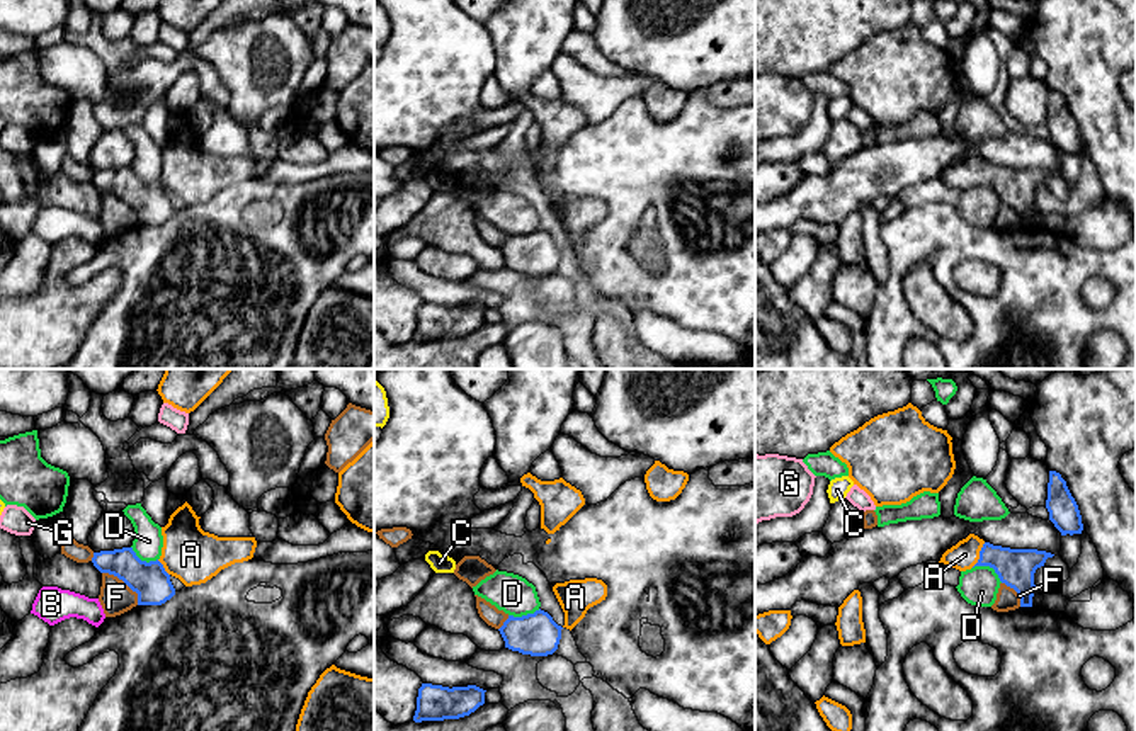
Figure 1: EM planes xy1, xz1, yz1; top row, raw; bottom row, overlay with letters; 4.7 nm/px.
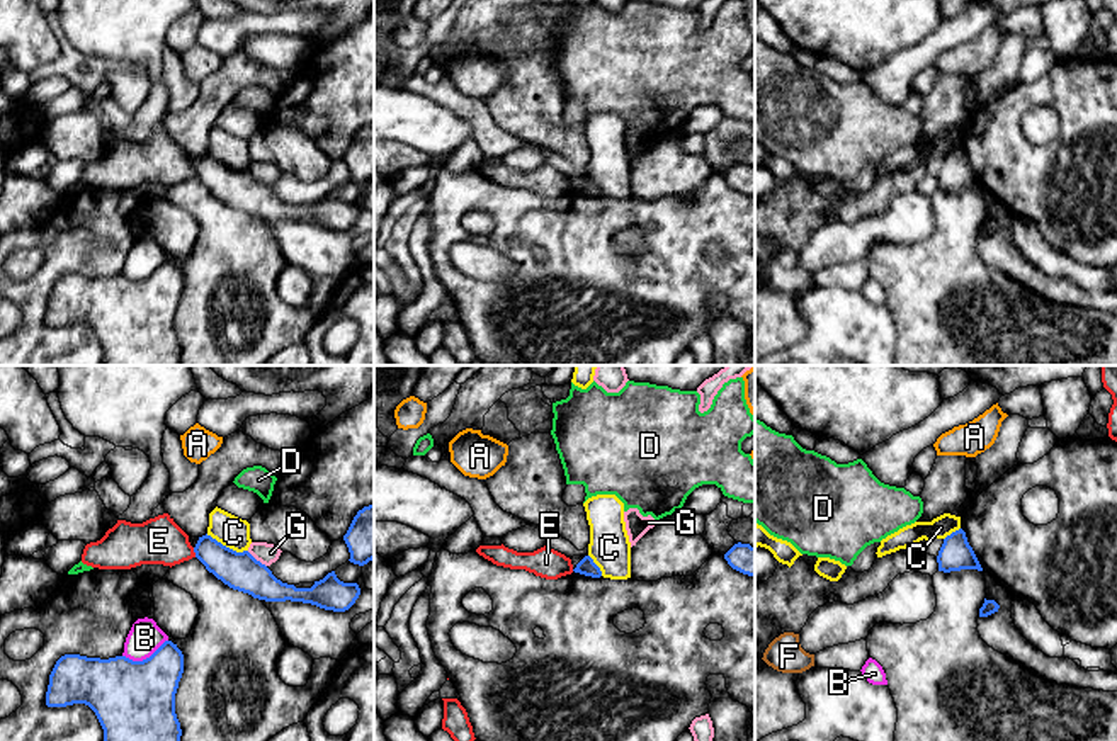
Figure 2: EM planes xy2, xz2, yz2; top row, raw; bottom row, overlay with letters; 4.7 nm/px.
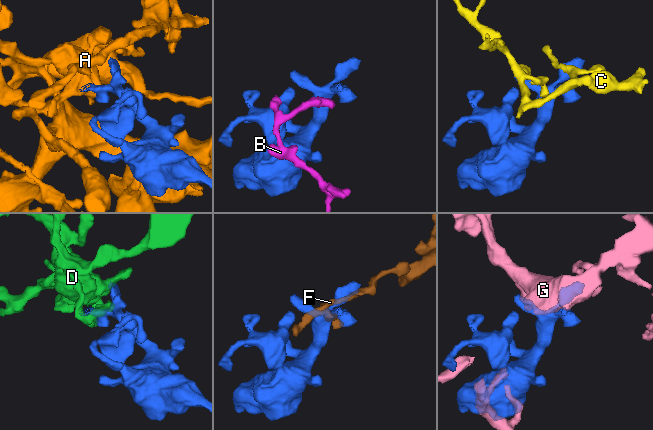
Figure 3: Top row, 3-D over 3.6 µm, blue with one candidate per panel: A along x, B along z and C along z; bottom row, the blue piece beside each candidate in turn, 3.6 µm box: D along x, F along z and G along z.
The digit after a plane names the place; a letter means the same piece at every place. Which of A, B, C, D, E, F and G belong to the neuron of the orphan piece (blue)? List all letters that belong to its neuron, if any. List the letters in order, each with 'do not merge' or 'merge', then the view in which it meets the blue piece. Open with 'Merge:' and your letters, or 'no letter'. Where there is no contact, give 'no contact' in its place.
Merge: A
A: merge; contact in yz1
B: do not merge; contact in xy2
C: do not merge; contact in xy2
D: do not merge; contact in yz1
E: do not merge; contact in xy2
F: do not merge; contact in xy1
G: do not merge; contact in xy2

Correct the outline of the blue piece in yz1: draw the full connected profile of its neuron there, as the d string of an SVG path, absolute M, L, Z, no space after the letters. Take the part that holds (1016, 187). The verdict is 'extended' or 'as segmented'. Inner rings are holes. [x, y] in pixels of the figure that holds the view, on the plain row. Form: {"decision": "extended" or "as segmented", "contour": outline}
{"decision": "extended", "contour": "M974 153L947 168L939 182L959 190L973 185L990 185L1000 201L1020 214L1020 226L1032 226L1036 211L1034 192L1054 173L1037 168L1010 168L985 162Z"}

